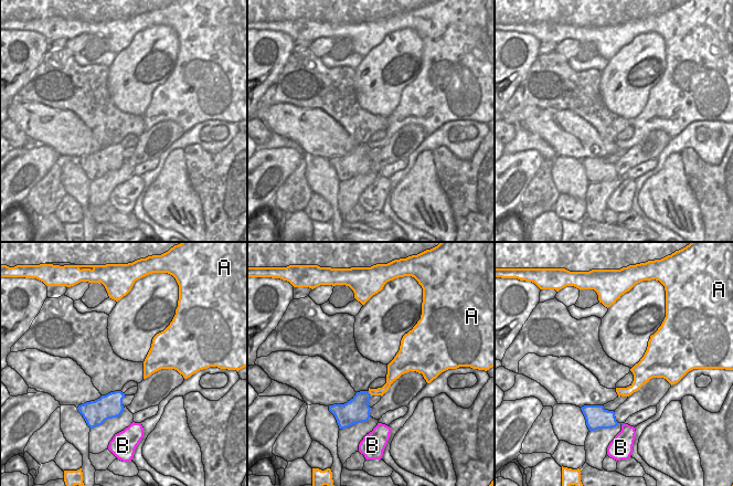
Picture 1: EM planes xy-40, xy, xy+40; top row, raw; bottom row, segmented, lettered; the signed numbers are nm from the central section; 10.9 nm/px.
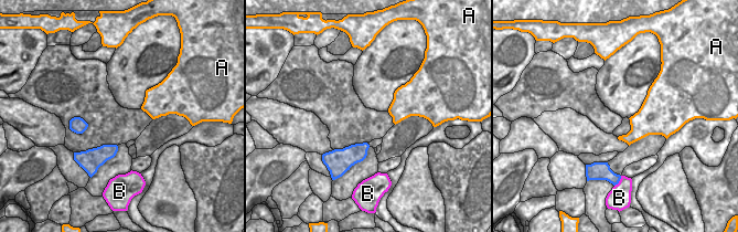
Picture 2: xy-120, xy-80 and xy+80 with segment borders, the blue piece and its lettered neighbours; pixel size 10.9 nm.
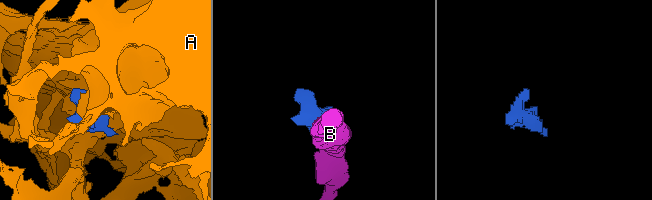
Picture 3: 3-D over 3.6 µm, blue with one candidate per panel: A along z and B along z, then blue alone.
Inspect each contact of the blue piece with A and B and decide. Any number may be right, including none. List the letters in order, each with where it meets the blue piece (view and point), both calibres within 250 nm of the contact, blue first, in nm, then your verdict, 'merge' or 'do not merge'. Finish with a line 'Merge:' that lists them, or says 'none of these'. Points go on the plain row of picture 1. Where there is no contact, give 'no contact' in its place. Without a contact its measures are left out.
A: xy (369, 146) | 280/100 nm | do not merge
B: xy+40 (623, 176) | 220/240 nm | do not merge
Merge: none of these

